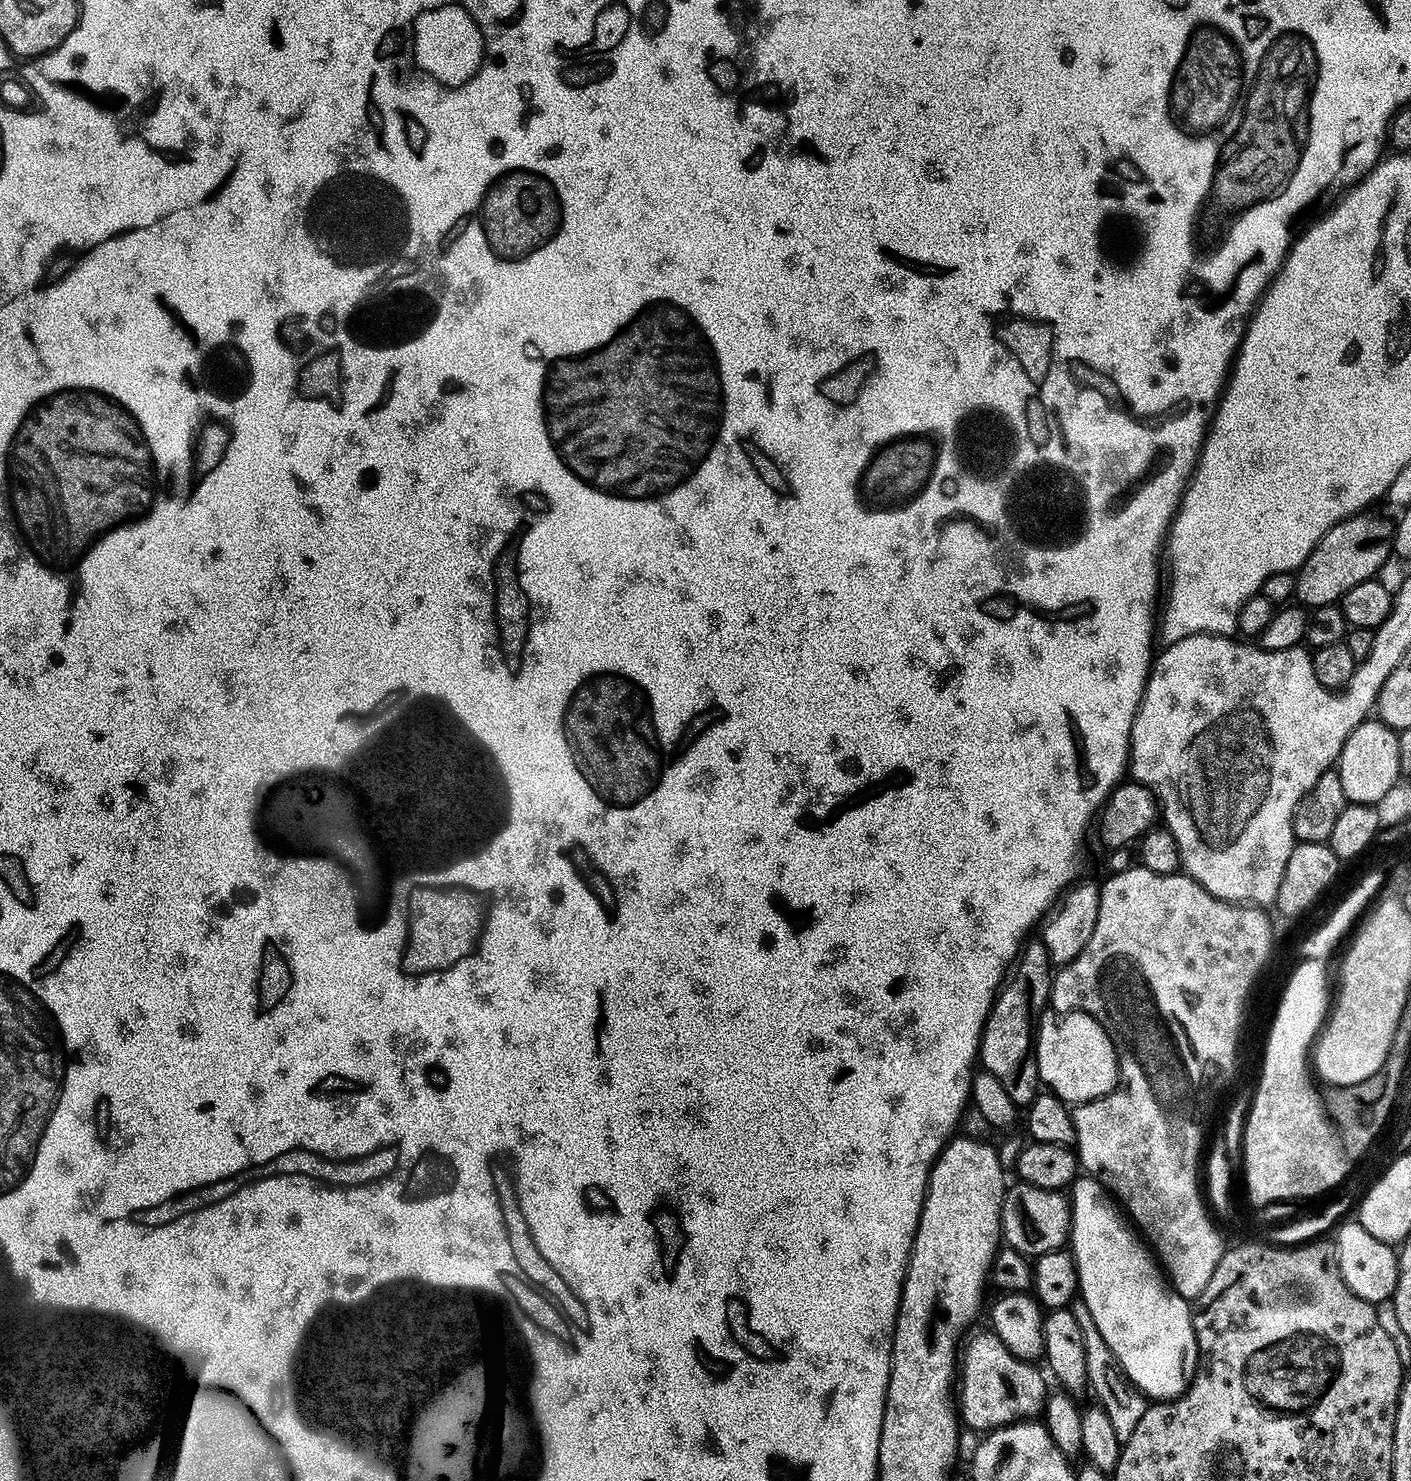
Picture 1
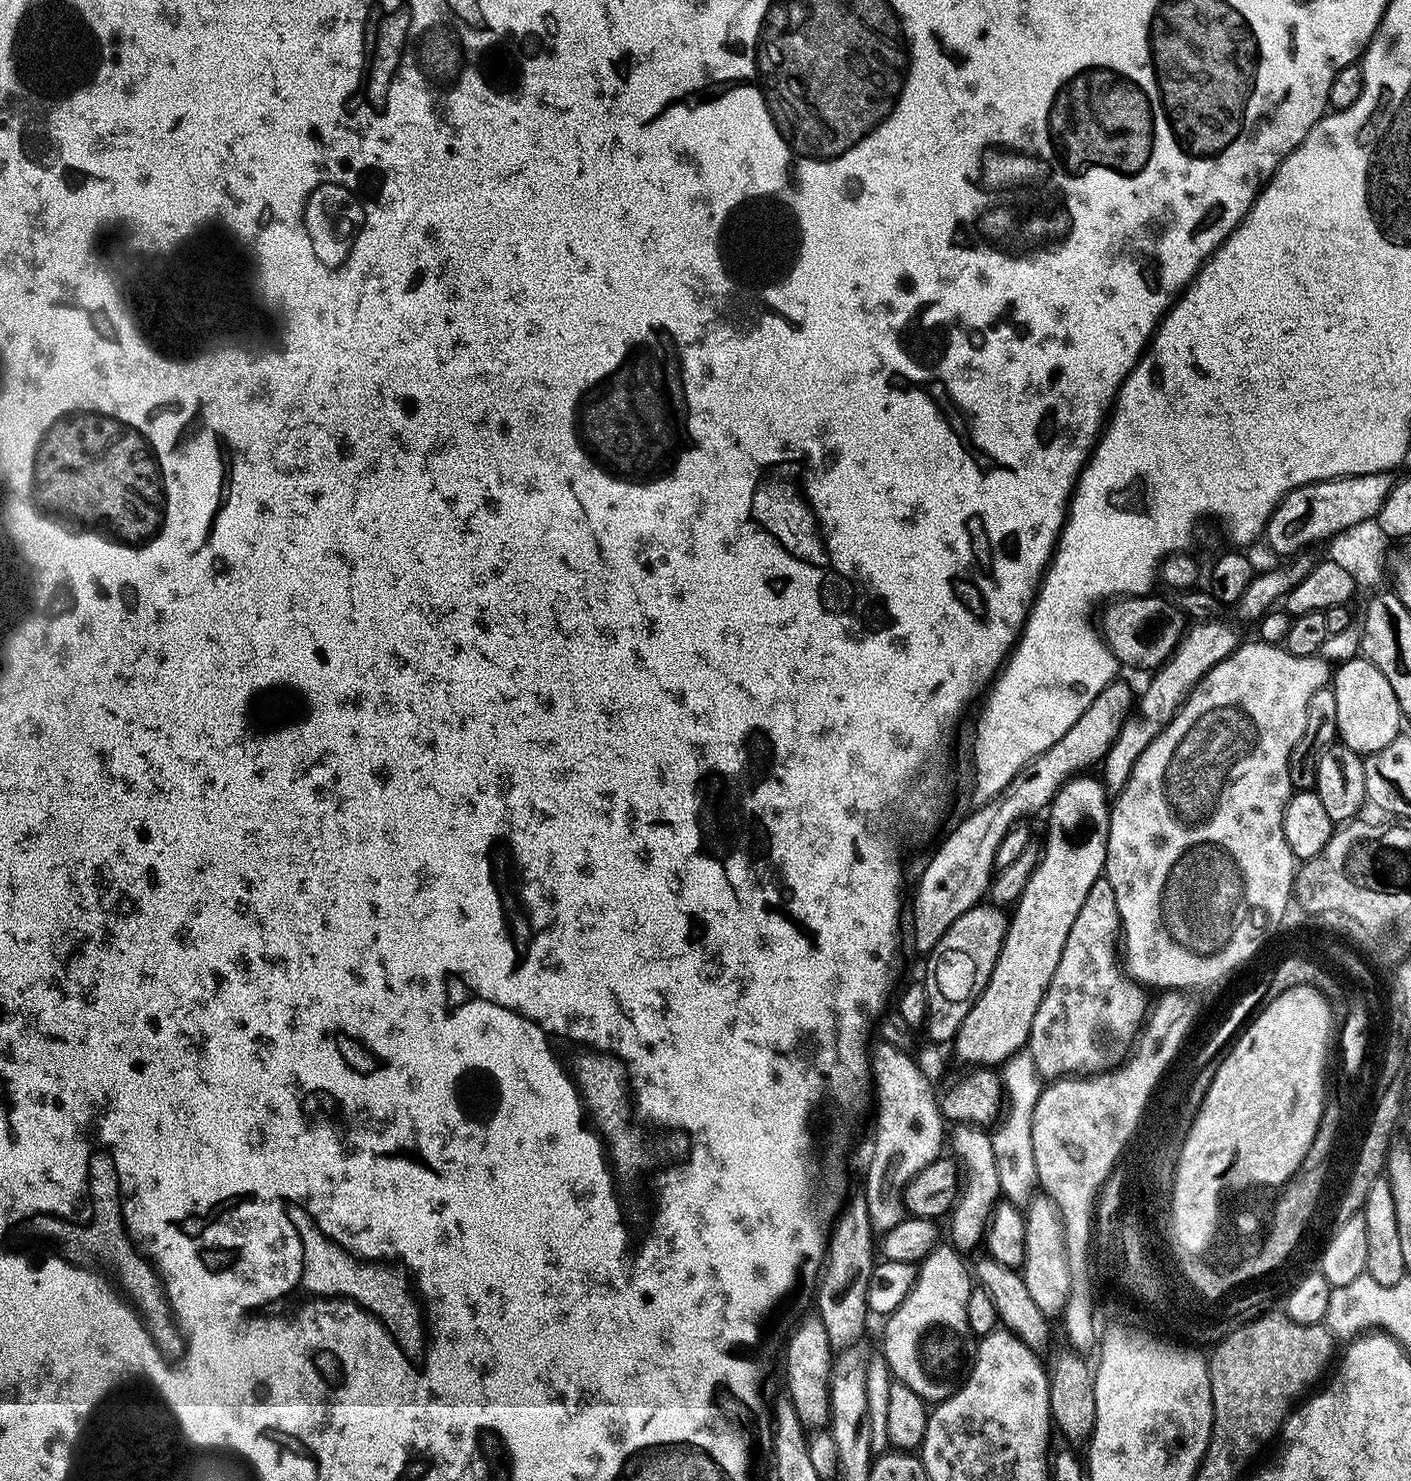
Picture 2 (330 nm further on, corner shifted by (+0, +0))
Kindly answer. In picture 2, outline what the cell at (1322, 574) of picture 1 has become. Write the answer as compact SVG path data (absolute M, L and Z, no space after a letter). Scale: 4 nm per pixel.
M1149 594L1147 596L1125 596L1116 598L1107 605L1108 608L1104 612L1104 621L1099 621L1098 628L1104 637L1104 643L1114 655L1121 665L1129 664L1132 668L1148 668L1147 670L1155 670L1161 664L1165 664L1172 652L1180 645L1180 637L1186 631L1186 616L1180 612L1175 605L1169 603L1162 595Z

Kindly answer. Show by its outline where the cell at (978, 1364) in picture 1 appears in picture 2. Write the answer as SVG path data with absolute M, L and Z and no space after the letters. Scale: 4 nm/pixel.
M938 1246L930 1255L919 1261L916 1280L906 1294L905 1300L893 1310L883 1322L884 1349L882 1355L891 1375L901 1380L913 1396L920 1396L925 1402L939 1402L950 1398L962 1383L960 1363L964 1360L964 1332L967 1329L968 1299L974 1287L973 1273L960 1261L961 1253L952 1246Z

